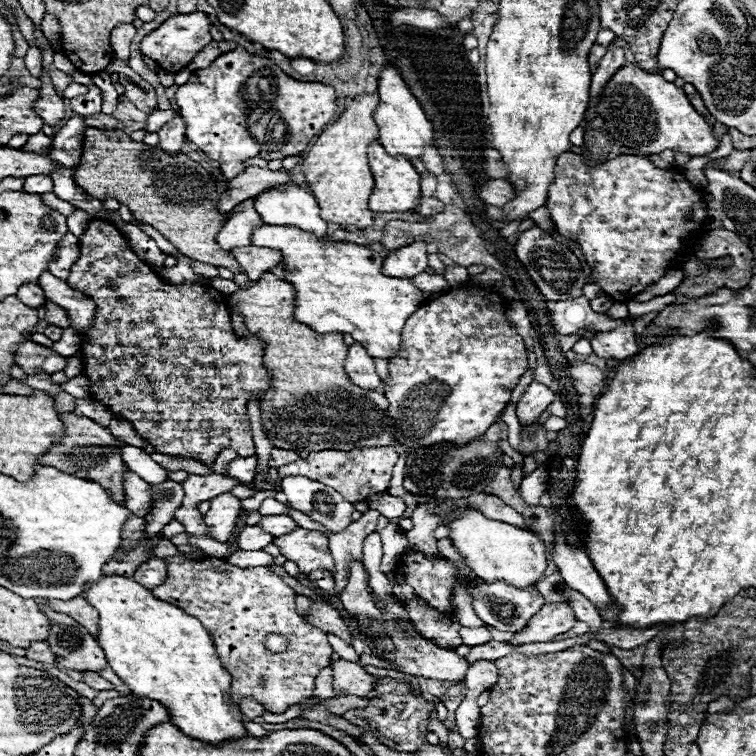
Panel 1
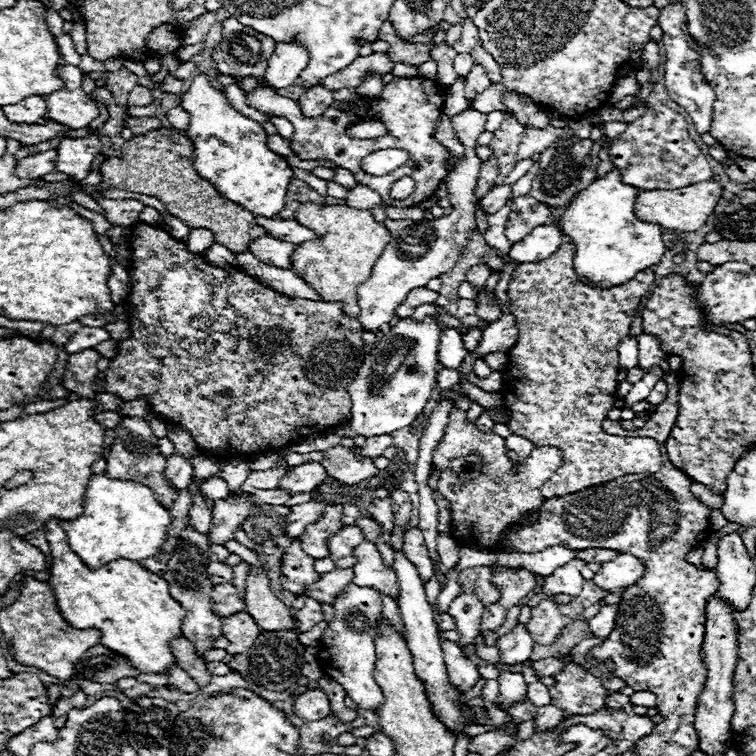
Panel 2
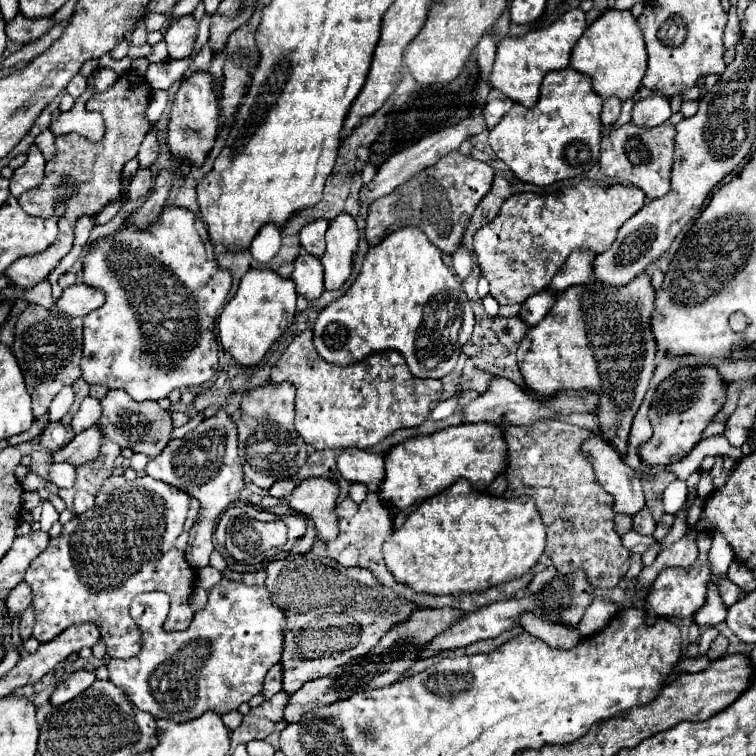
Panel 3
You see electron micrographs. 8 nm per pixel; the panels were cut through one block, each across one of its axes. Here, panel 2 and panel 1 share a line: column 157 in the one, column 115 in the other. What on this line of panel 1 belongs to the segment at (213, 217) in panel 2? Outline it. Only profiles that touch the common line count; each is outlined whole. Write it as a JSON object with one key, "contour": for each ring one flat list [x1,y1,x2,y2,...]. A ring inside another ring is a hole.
{"contour":[[88,128,84,136,82,160,74,170,74,182,90,196,108,200,116,198,126,204,138,222,150,224,182,254,192,260,224,266,234,274,244,272,230,250,222,250,216,242,218,232,226,224,226,214,218,212,216,180,198,162,186,154,166,154,144,142,134,142,124,130]]}

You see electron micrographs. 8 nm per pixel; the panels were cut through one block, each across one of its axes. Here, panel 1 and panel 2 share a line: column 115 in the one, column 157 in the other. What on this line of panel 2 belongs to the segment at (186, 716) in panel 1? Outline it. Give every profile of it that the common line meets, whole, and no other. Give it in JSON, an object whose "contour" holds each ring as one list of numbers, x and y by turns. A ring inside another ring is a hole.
{"contour":[[52,518,44,526,46,540,50,544,50,556,52,556,52,574,48,584,56,592,56,602,60,608,60,614,68,624,74,628,100,628,102,640,100,644,108,646,114,652,120,652,130,660,134,668,140,672,166,672,168,664,174,662,174,656,168,648,170,640,180,634,184,608,168,594,168,582,160,576,148,572,140,562,136,560,114,560,106,566,100,566,98,570,86,568,86,564,70,550,64,530,60,528,60,518]]}

